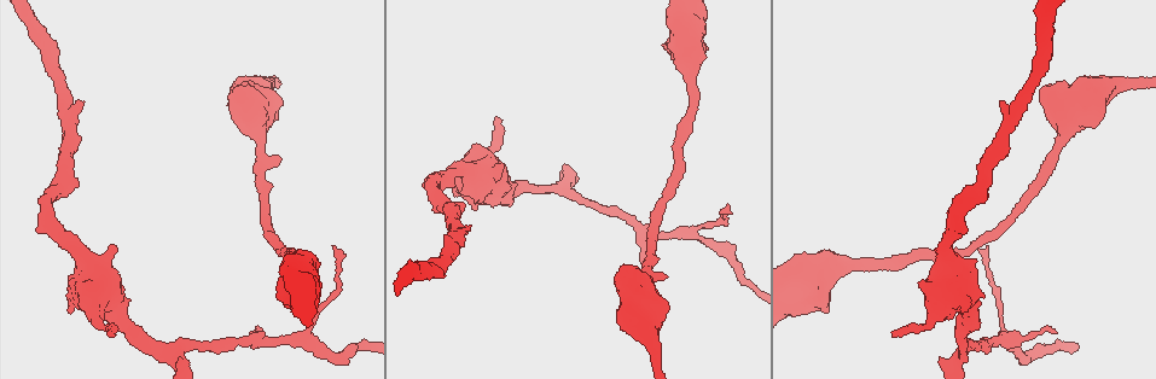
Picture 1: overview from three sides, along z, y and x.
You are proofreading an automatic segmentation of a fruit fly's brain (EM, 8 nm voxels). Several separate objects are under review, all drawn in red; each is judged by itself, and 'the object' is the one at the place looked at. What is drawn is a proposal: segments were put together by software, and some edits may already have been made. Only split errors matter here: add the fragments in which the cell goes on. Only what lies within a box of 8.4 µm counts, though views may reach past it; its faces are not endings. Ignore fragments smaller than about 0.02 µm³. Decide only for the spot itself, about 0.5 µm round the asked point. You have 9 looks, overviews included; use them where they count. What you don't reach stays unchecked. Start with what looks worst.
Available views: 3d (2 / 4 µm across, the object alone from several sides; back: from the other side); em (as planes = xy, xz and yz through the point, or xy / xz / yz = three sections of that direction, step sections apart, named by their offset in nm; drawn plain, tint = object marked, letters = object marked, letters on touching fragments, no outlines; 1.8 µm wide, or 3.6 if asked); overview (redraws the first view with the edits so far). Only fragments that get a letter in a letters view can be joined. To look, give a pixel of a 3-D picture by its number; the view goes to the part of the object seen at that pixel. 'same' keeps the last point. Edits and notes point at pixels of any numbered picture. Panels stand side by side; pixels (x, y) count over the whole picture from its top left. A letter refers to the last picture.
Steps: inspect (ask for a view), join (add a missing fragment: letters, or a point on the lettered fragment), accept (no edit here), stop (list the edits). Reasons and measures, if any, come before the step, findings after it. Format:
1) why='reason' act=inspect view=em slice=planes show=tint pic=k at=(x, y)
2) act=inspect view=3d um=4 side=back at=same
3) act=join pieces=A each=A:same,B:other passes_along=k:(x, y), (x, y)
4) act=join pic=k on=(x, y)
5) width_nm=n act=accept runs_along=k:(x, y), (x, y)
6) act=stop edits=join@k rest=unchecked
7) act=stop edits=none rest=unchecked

why='branch stops here' act=inspect view=em slice=planes show=letters pic=1 at=(111, 335)

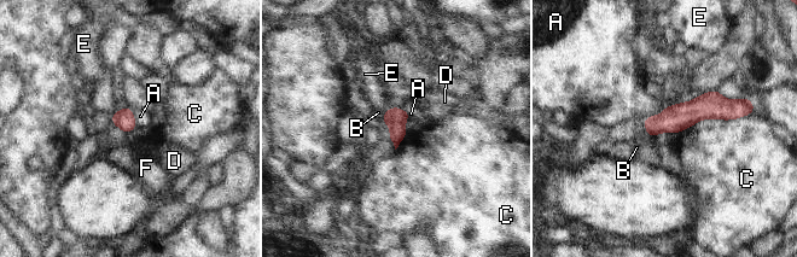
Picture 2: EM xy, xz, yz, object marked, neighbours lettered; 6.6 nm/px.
act=accept each=A:other,B:other,C:other,D:other,E:other,F:other runs_along=2:(737, 110), (694, 110), (649, 130) found='none of them fits'

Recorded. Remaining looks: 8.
why='tapers out' act=inspect view=3d um=2 pic=1 at=(722, 212)

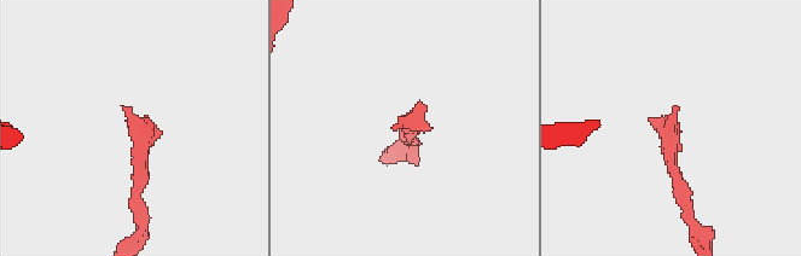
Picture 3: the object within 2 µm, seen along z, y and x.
act=inspect view=em slice=yz step=8 show=tint pic=3 at=(672, 107)

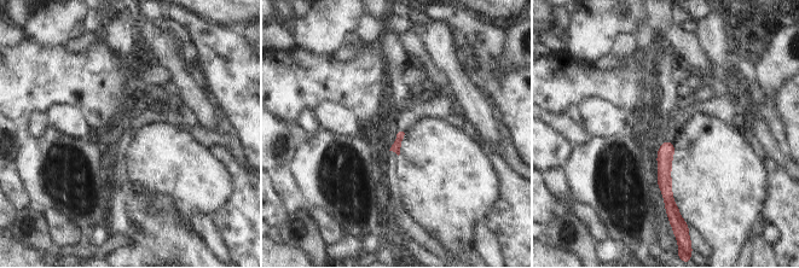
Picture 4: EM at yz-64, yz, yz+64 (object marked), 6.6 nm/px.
act=inspect view=em slice=planes show=letters at=same

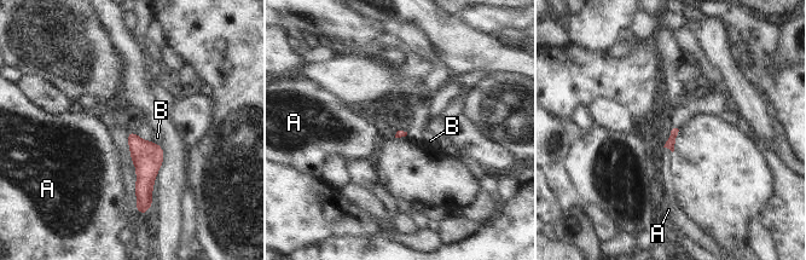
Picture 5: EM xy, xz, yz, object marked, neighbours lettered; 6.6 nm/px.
act=accept each=A:other,B:other border=5:(151, 140), (160, 145) found='none of them fits'

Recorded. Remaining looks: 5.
why='tapers out' act=inspect view=em slice=planes show=letters pic=1 at=(1055, 330)

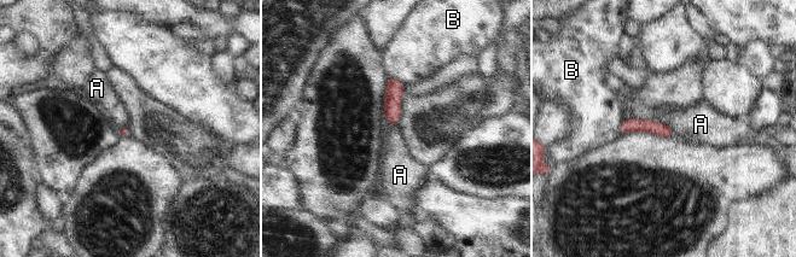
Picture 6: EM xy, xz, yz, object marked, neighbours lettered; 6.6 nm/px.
longest_contact=B:120nm act=accept each=A:other,B:other found='none of them fits'

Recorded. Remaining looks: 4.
why='three arms meet' act=inspect view=em slice=planes show=letters pic=1 at=(177, 348)

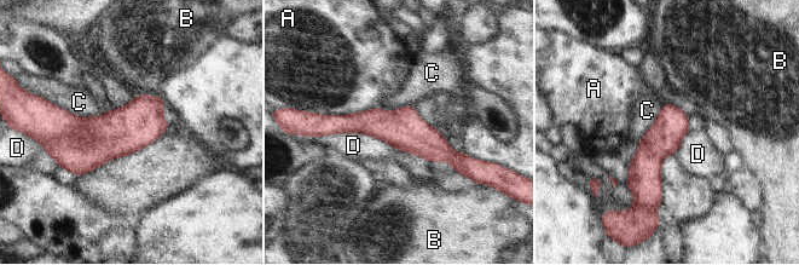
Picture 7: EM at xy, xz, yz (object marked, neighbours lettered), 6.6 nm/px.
act=accept each=A:other,B:other,C:other,D:other border=7:(316, 136), (360, 132), (395, 149) found='none of them fits'

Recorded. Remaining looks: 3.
act=stop edits=none rest=unchecked

